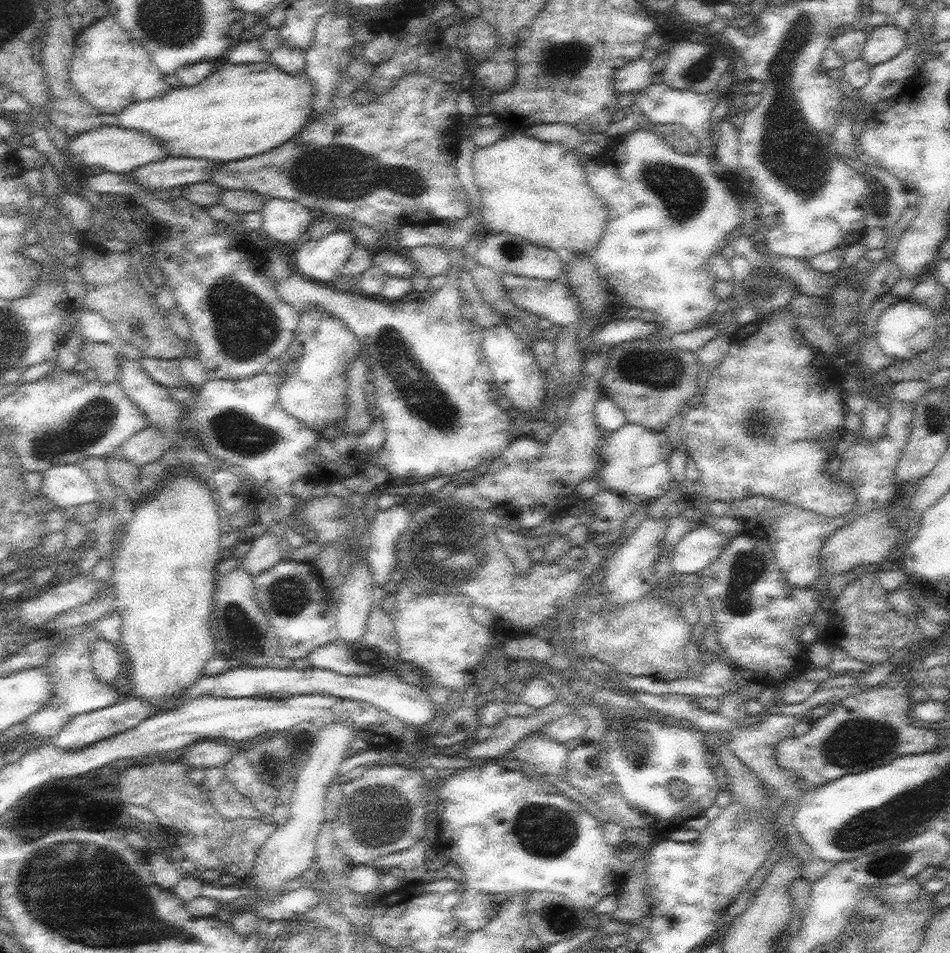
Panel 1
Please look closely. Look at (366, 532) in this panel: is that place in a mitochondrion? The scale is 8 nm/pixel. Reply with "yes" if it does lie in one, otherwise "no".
no

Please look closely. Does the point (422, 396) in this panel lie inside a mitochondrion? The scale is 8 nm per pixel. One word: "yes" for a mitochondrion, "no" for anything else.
yes

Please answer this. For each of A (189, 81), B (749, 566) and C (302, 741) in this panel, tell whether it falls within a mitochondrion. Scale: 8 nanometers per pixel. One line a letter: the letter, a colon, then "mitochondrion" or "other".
A: other
B: mitochondrion
C: other

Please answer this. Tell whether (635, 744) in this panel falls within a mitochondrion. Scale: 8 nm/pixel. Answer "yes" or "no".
yes

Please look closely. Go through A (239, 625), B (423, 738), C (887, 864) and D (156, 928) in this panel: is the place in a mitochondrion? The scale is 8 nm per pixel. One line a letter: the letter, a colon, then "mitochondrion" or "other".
A: mitochondrion
B: other
C: mitochondrion
D: mitochondrion

